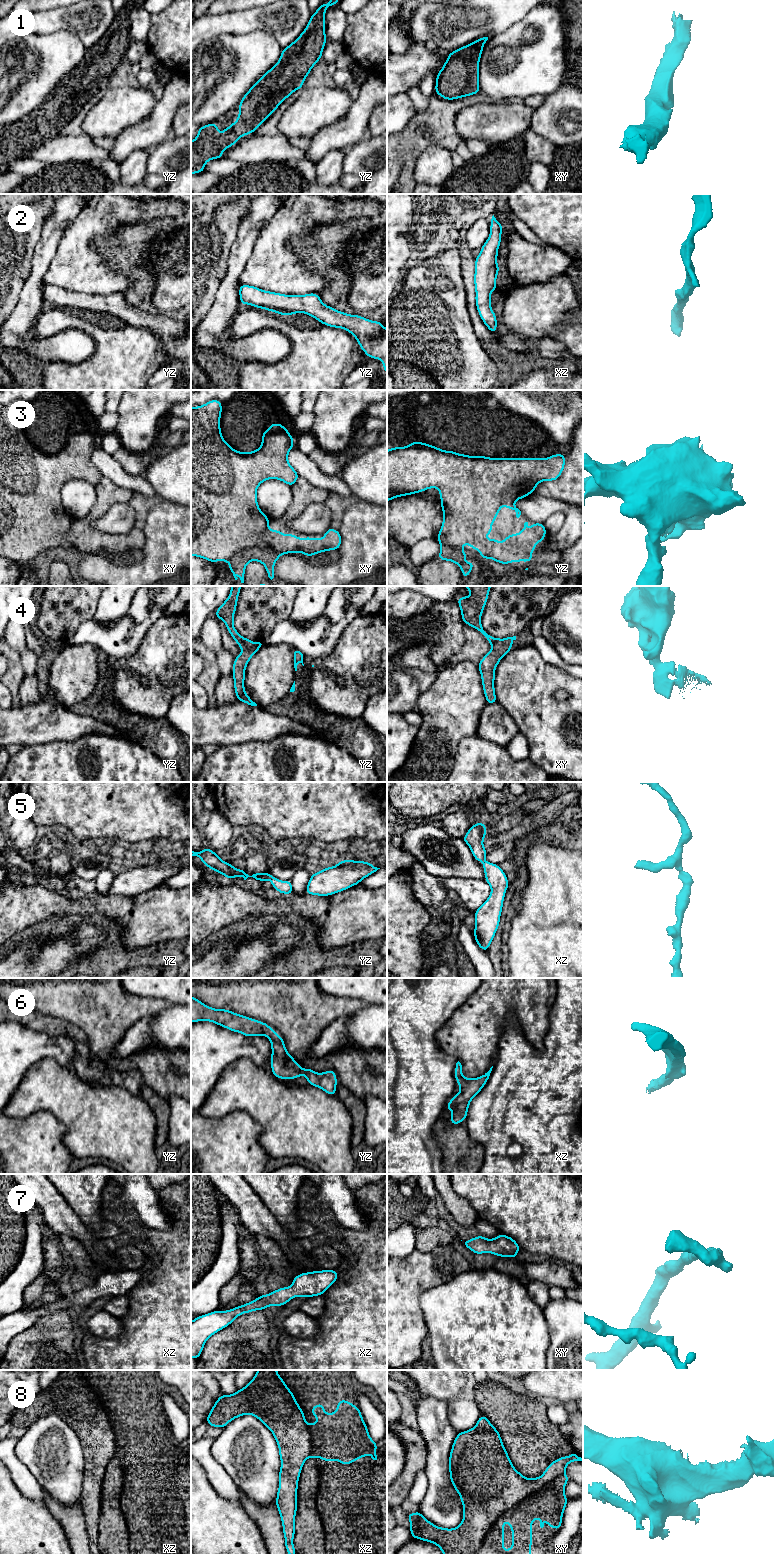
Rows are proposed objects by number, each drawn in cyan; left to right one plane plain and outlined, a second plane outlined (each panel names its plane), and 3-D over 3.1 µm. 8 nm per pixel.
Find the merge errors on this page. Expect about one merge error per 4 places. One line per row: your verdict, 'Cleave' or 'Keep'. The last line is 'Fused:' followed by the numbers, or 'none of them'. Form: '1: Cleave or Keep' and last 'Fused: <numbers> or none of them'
1: Keep
2: Keep
3: Cleave
4: Keep
5: Keep
6: Keep
7: Keep
8: Cleave
Fused: 3, 8

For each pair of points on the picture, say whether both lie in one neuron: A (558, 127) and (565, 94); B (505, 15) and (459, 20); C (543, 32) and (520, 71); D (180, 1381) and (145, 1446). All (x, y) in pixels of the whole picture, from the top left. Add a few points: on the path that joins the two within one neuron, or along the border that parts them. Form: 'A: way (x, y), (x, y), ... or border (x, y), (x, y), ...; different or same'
A: way (564, 119), (565, 102); same
B: way (494, 15), (470, 16); same
C: way (537, 42), (531, 54), (524, 61); same
D: border (161, 1380), (170, 1389); different

